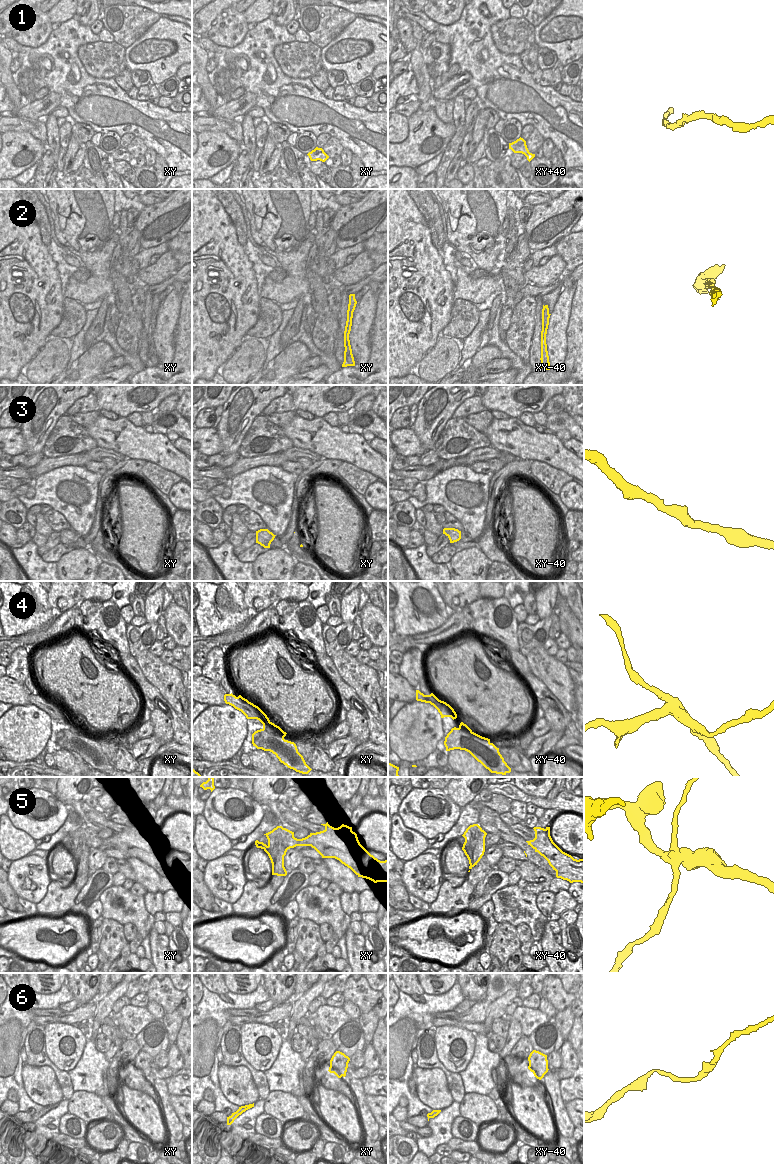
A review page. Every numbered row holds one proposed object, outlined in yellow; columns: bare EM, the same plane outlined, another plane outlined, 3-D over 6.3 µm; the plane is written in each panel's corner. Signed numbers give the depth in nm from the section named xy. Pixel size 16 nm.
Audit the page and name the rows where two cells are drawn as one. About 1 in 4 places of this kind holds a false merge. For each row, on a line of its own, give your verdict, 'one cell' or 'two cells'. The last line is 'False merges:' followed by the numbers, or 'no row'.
1: one cell
2: one cell
3: one cell
4: two cells
5: two cells
6: one cell
False merges: 4, 5

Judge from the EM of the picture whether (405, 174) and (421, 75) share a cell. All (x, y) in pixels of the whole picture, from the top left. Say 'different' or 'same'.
different

